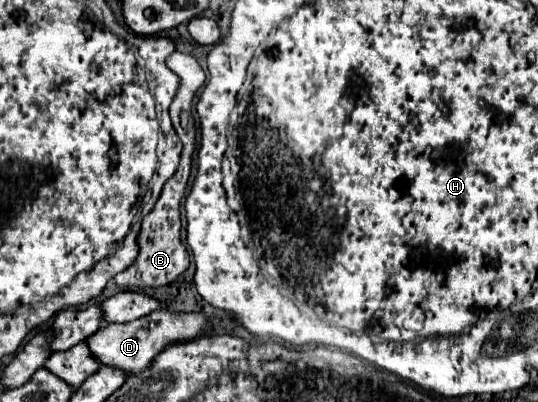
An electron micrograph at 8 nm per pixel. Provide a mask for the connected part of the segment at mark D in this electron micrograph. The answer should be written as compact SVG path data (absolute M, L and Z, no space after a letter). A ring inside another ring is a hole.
M154 310L152 314L138 318L136 322L106 324L100 330L96 330L96 334L86 338L86 344L88 344L92 358L100 360L100 364L116 366L116 368L130 370L136 374L136 372L146 370L150 366L152 358L156 354L160 354L164 350L164 346L168 346L170 342L174 342L178 338L194 338L196 334L200 334L204 330L204 326L206 326L204 314L172 314L172 312L164 312L164 310Z

